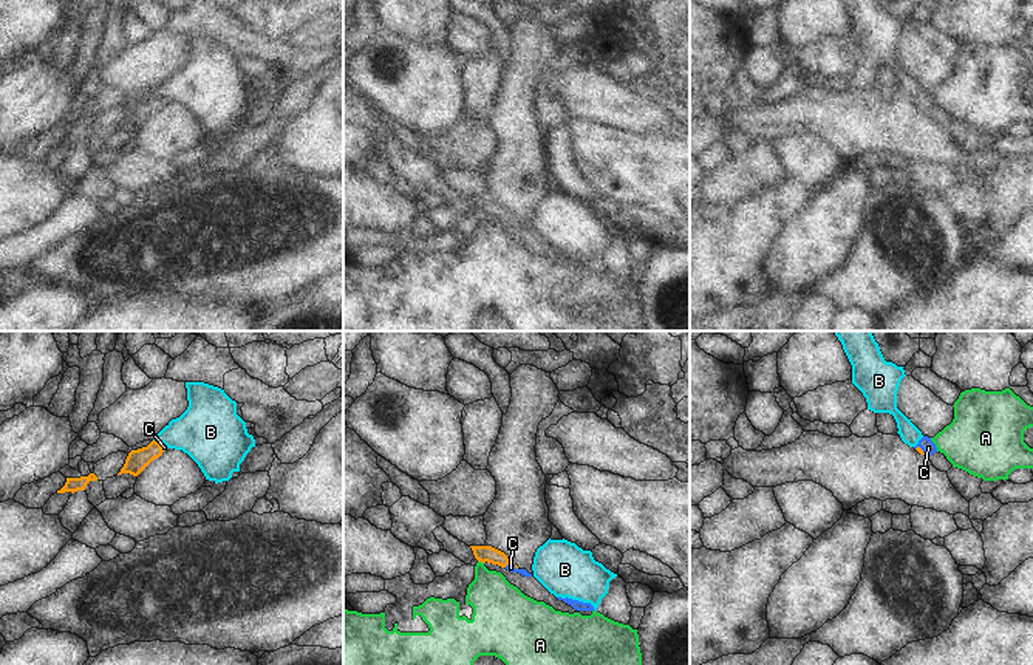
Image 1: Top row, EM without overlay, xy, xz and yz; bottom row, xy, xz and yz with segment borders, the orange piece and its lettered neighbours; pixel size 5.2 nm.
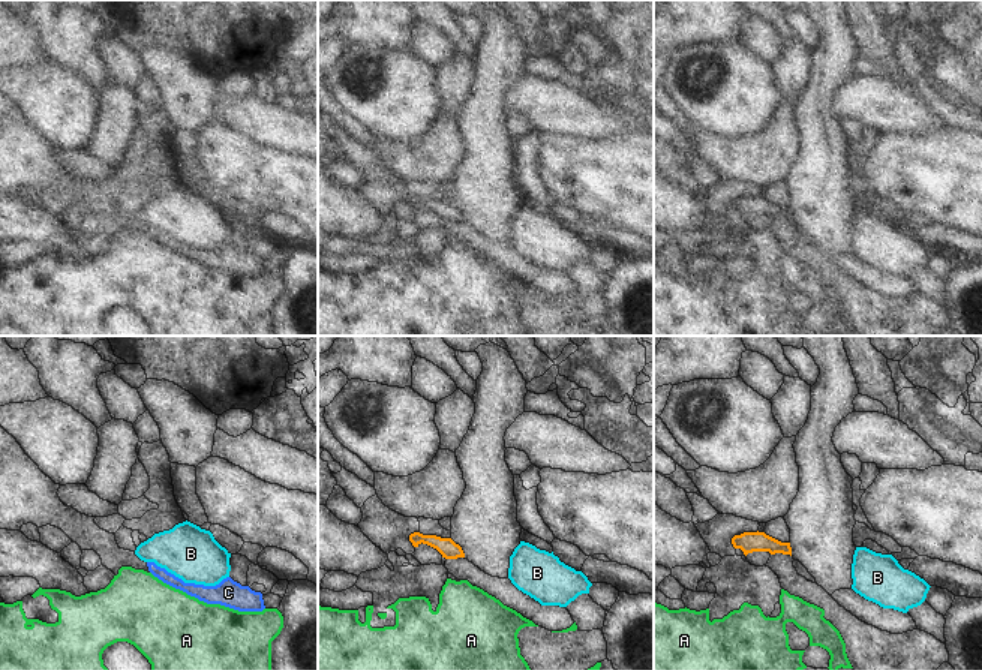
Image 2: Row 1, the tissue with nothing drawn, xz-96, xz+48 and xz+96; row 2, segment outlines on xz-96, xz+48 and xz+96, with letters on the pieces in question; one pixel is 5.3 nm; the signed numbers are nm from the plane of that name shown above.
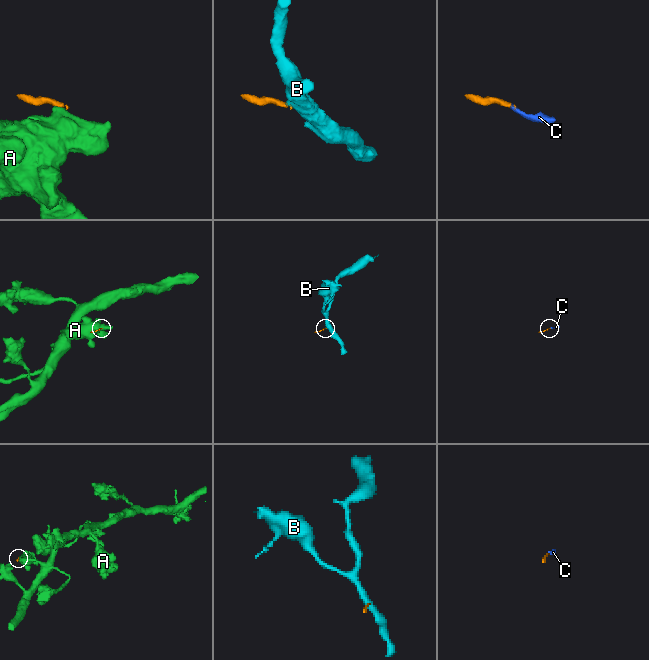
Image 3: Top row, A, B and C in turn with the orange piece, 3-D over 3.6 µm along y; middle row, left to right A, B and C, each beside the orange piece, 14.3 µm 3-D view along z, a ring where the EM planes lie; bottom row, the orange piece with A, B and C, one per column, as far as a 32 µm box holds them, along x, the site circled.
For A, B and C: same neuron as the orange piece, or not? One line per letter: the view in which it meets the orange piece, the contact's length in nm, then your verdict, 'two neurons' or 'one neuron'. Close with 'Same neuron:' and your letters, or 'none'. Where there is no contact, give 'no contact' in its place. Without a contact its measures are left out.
A: contact in xz; length 40 nm; two neurons
B: contact in xy; length 50 nm; two neurons
C: contact in yz; length 70 nm; one neuron
Same neuron: C

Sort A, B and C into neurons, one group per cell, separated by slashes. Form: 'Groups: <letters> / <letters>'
Groups: A / B / C

